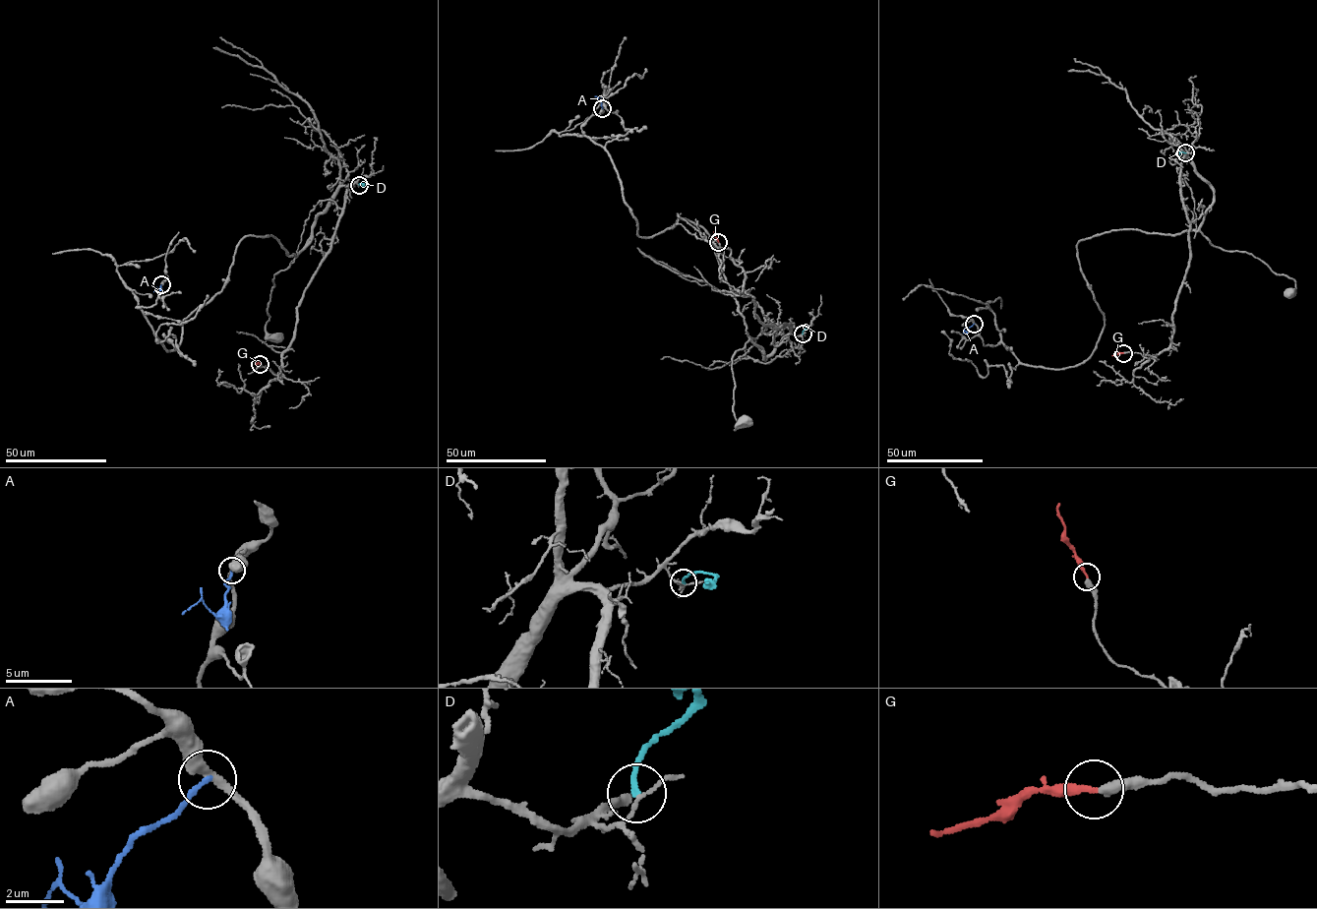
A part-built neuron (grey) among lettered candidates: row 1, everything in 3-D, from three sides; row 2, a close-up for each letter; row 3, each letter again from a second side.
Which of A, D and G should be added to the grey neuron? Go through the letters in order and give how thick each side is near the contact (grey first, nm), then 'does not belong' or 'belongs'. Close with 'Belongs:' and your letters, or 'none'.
A: 340 nm thick on the grey side, 180 nm on the other; does not belong
D: 100 nm thick on the grey side, 180 nm on the other; does not belong
G: 360 nm thick on the grey side, 240 nm on the other; belongs
Belongs: G

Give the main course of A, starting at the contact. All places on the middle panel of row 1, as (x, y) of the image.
A: (602, 108), (601, 101), (594, 96)

